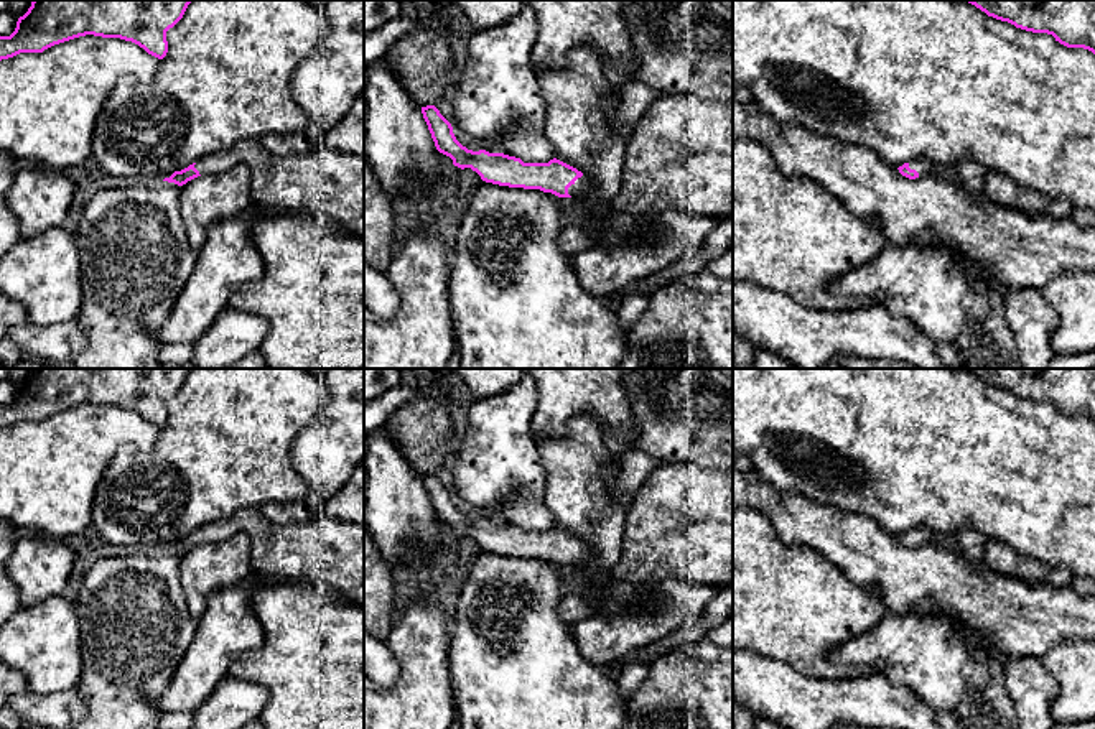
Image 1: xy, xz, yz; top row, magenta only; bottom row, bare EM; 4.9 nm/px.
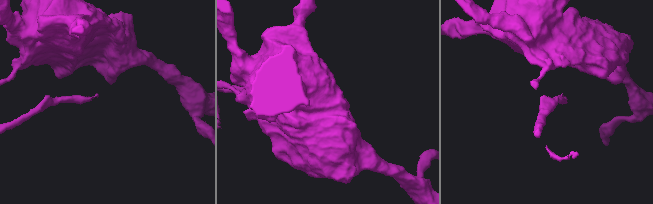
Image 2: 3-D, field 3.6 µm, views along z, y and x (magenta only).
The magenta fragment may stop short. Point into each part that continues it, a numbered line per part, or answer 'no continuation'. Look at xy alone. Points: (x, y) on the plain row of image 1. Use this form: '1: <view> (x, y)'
1: xy (323, 550)

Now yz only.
1: yz (922, 535)

